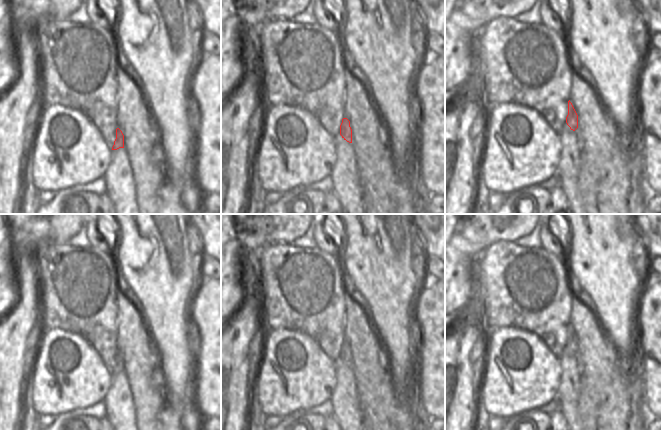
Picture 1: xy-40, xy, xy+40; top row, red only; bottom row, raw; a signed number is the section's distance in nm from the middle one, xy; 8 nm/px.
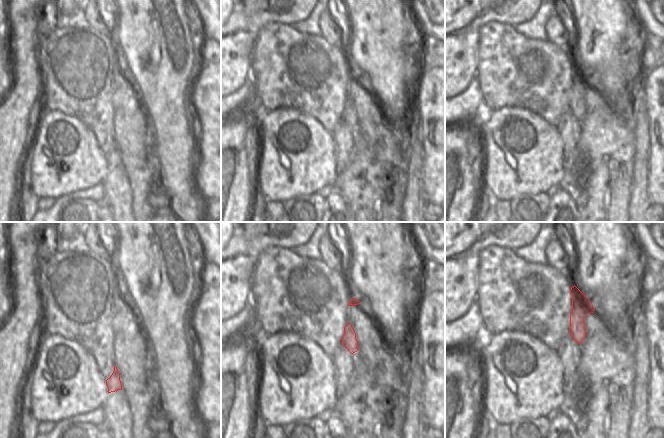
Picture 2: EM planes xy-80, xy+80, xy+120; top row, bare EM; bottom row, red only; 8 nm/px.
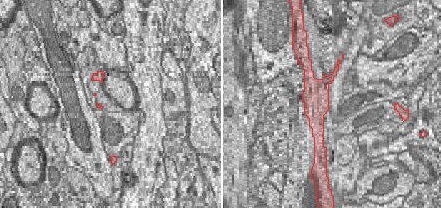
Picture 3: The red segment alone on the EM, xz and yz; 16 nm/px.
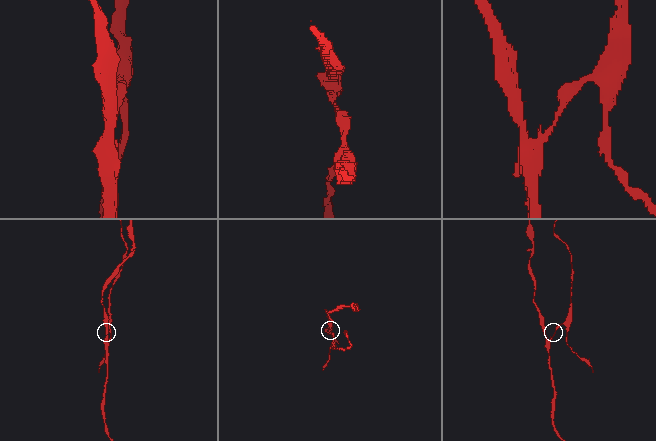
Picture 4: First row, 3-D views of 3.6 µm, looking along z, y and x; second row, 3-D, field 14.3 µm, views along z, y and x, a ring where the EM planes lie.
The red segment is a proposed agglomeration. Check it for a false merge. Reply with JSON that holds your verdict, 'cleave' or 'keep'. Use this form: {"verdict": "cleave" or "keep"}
{"verdict": "cleave"}

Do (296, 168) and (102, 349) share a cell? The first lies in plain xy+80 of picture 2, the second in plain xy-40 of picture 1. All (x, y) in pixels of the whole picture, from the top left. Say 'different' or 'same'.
different

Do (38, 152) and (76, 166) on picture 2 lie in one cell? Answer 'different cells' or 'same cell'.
same cell

